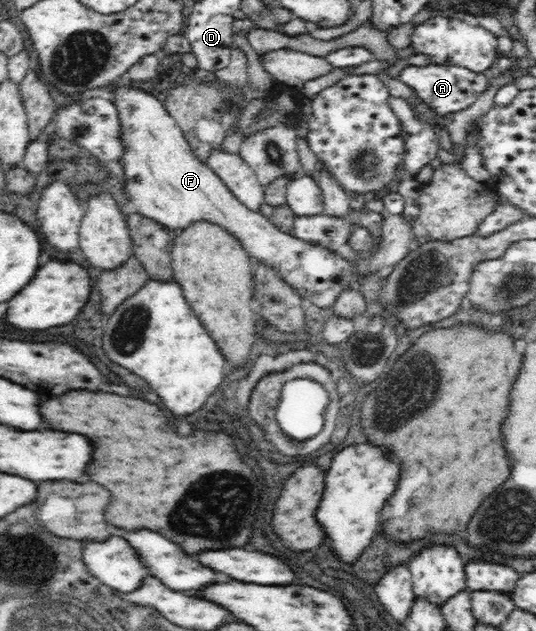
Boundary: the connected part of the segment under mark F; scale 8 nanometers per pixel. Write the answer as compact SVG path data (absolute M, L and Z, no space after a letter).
M118 86L113 103L119 116L120 144L124 144L121 157L126 178L122 186L136 206L136 212L177 232L201 219L218 223L240 239L246 253L254 257L256 263L266 263L276 269L286 283L298 290L298 295L310 299L312 304L320 308L334 306L338 295L349 288L352 276L366 276L383 266L396 265L410 252L414 230L412 220L404 214L384 215L378 249L365 259L338 257L335 251L285 234L261 212L243 205L210 169L209 163L198 158L177 119L156 96L140 88Z

